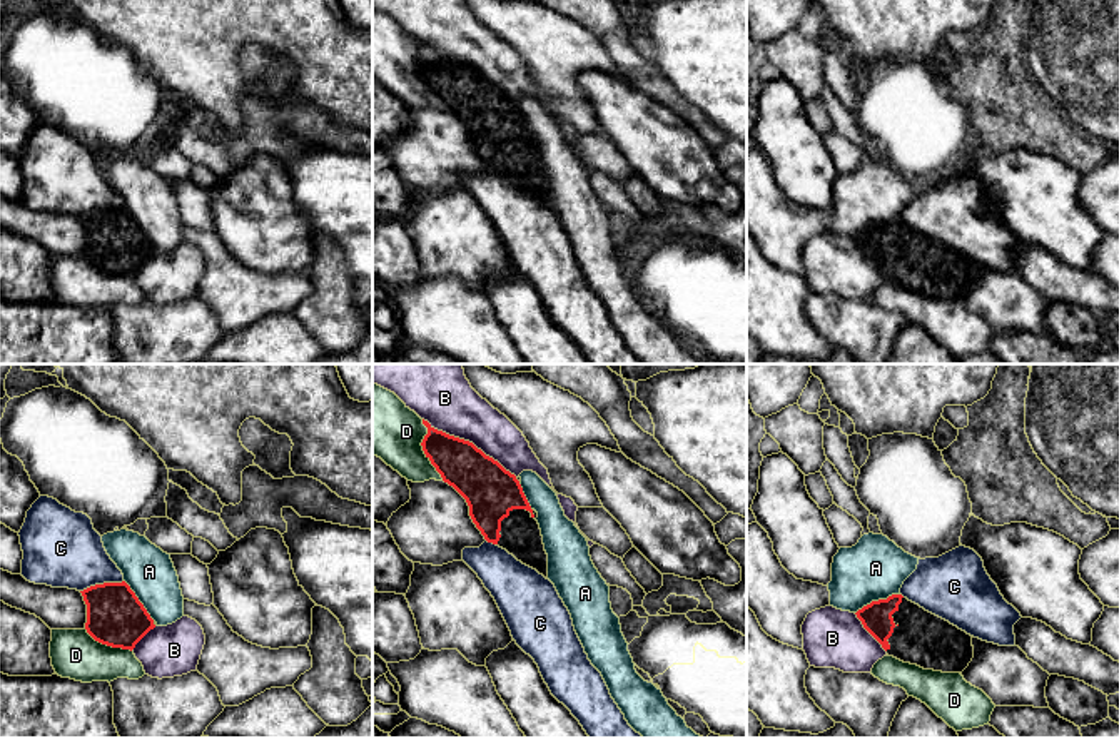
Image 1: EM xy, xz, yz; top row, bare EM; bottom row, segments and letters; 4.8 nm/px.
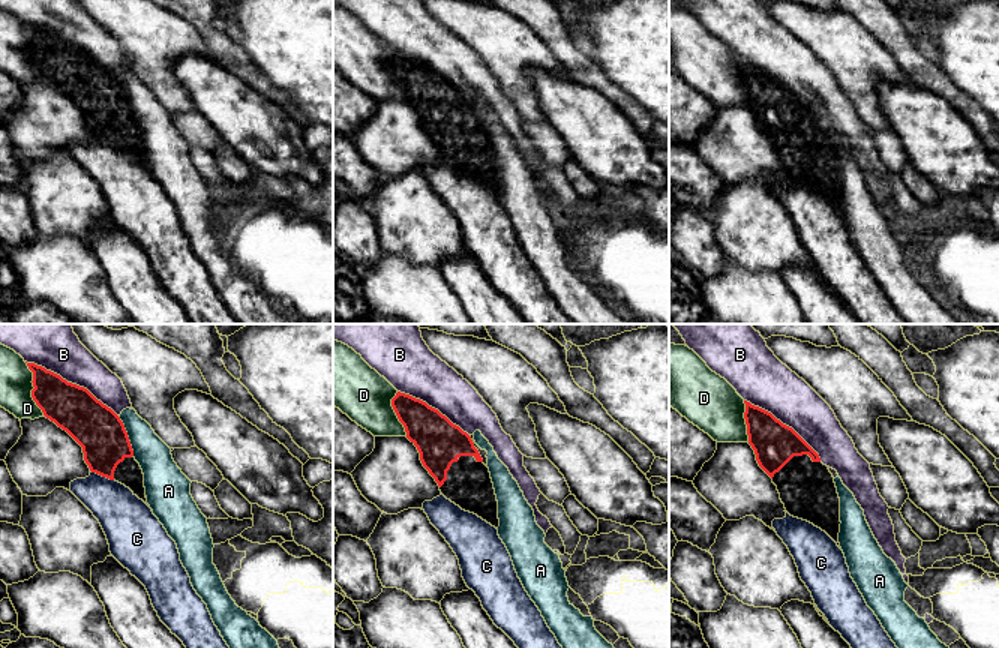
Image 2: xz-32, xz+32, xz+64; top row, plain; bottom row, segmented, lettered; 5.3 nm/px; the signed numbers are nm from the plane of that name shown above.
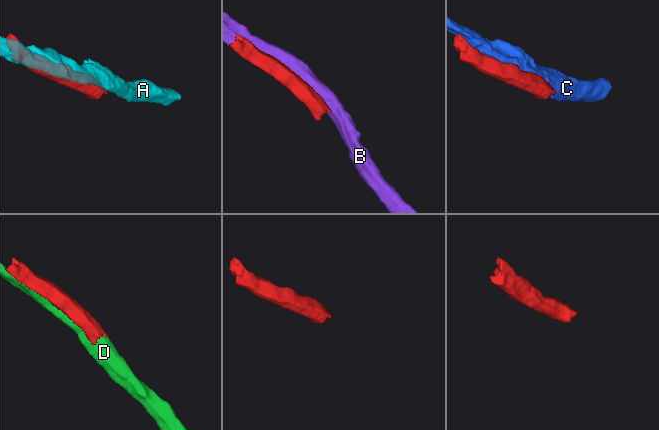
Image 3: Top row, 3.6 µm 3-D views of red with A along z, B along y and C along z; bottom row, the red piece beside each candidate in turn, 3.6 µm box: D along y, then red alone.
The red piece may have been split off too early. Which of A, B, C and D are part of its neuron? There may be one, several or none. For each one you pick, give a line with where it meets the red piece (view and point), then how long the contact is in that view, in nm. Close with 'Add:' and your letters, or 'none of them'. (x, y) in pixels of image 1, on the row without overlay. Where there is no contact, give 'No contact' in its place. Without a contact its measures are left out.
Add: none of them

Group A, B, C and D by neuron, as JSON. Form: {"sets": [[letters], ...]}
{"sets": [["A"], ["B"], ["C"], ["D"]]}

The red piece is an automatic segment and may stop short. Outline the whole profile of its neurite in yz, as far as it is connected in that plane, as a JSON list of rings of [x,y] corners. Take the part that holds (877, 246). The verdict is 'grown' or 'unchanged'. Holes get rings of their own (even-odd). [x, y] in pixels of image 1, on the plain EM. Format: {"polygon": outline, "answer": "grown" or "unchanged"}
{"polygon": [[[902,220],[872,227],[855,240],[887,281],[904,289],[962,299],[974,284],[970,260]]], "answer": "grown"}

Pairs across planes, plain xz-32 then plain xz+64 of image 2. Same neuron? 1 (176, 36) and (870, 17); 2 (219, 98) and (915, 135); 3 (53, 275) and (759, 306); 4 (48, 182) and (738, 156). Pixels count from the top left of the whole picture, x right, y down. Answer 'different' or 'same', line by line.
1: different
2: same
3: same
4: different

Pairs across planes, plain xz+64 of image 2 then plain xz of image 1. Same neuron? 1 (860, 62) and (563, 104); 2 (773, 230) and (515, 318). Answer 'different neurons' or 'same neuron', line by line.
1: same neuron
2: different neurons

